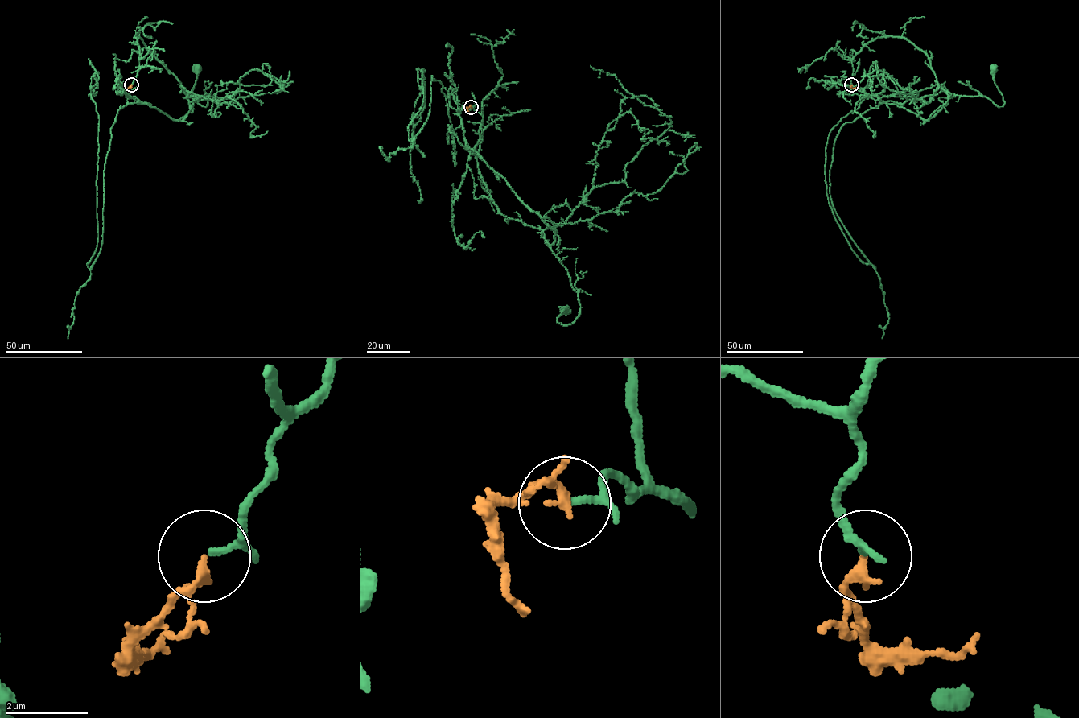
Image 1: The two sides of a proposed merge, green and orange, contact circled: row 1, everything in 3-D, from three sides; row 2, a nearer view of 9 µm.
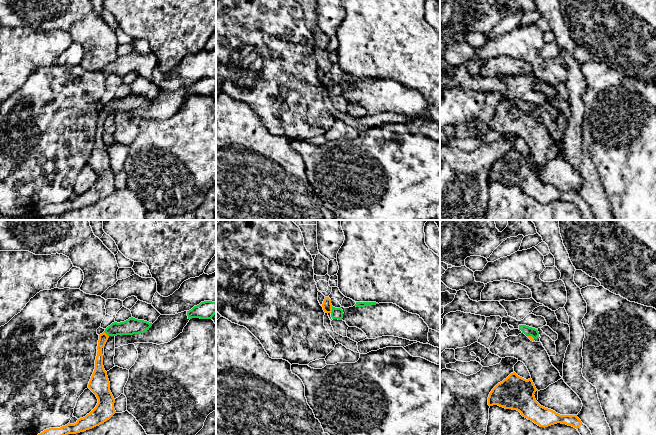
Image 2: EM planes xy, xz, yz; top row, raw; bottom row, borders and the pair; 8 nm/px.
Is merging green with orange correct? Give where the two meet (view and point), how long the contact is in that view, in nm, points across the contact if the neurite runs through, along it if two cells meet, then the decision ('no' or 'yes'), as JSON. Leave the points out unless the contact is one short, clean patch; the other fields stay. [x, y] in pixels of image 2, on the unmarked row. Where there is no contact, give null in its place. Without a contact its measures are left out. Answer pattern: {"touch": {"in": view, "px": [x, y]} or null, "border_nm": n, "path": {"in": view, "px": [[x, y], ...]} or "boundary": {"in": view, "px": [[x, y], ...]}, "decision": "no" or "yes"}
{"touch": {"in": "xz", "px": [332, 85]}, "border_nm": 60, "path": {"in": "xz", "px": [[337, 89], [332, 85], [327, 82]]}, "decision": "yes"}

